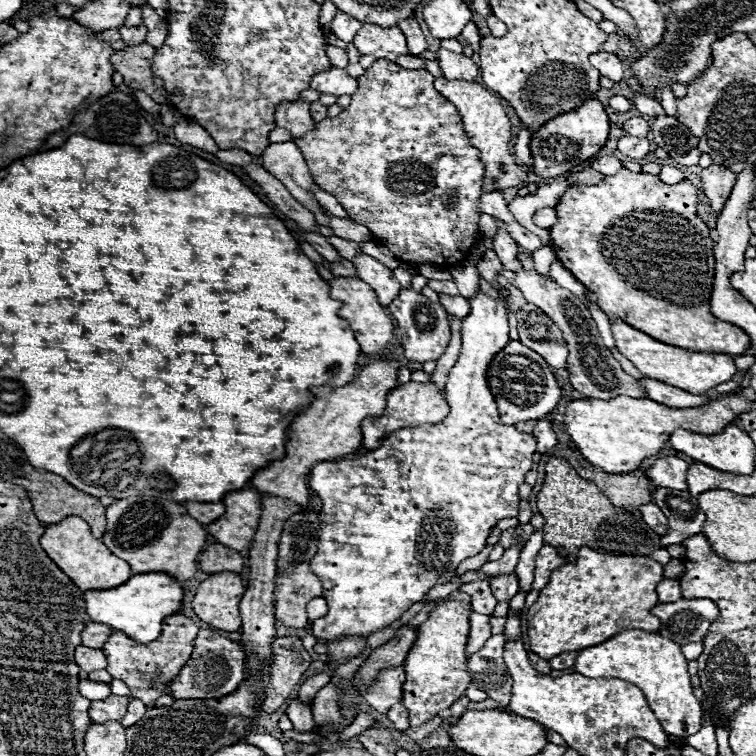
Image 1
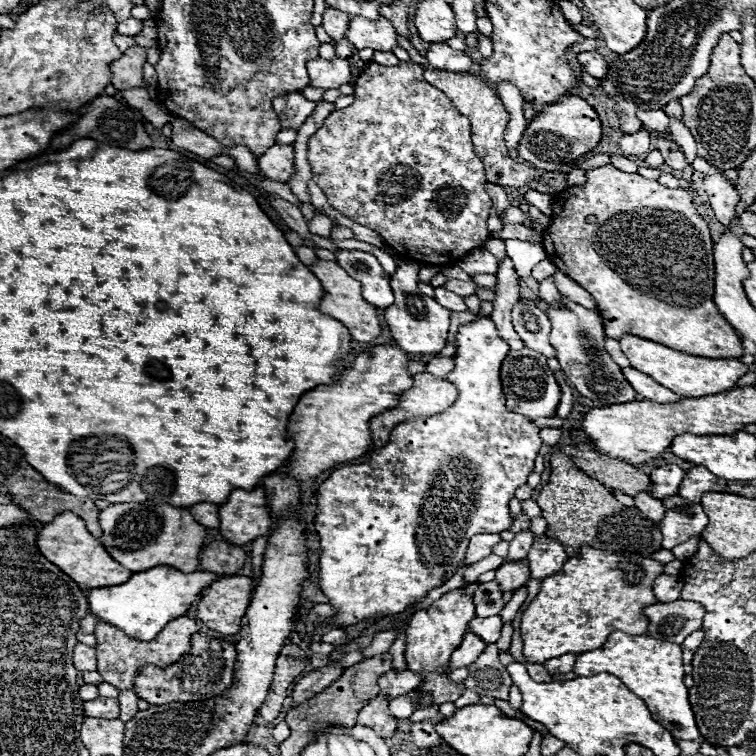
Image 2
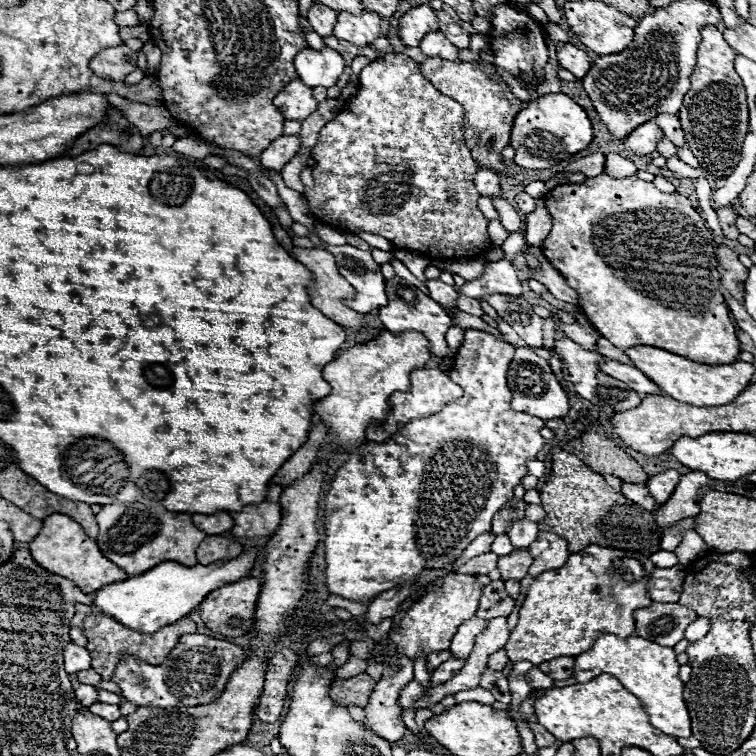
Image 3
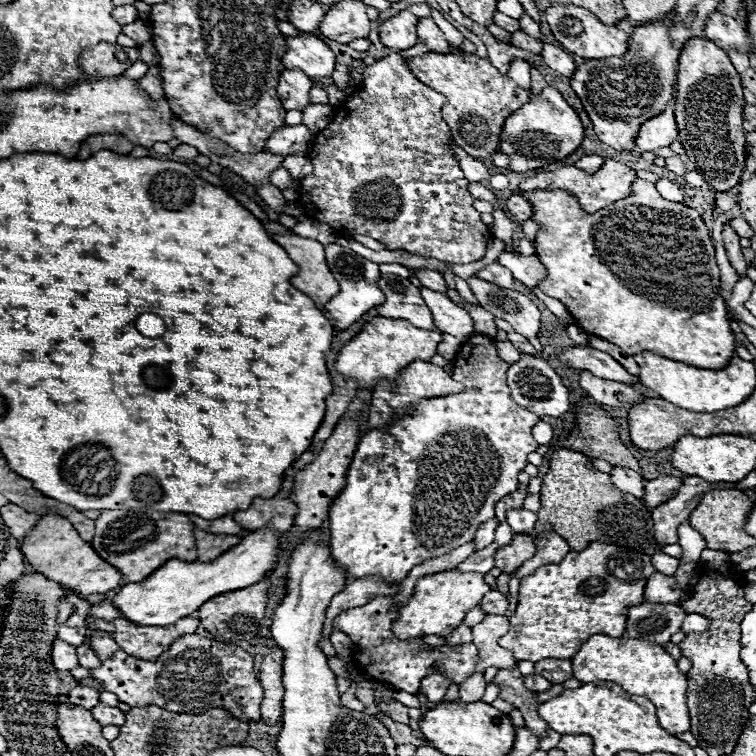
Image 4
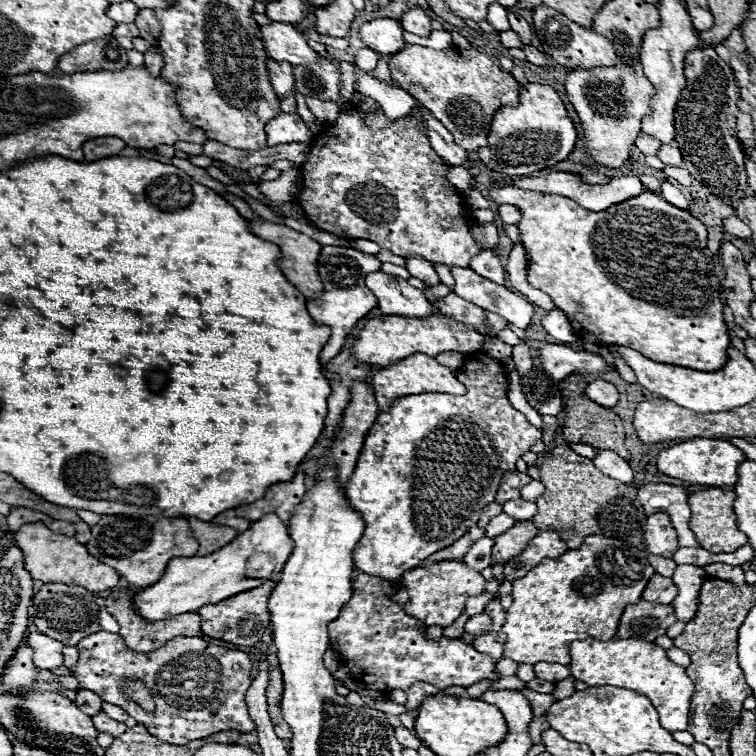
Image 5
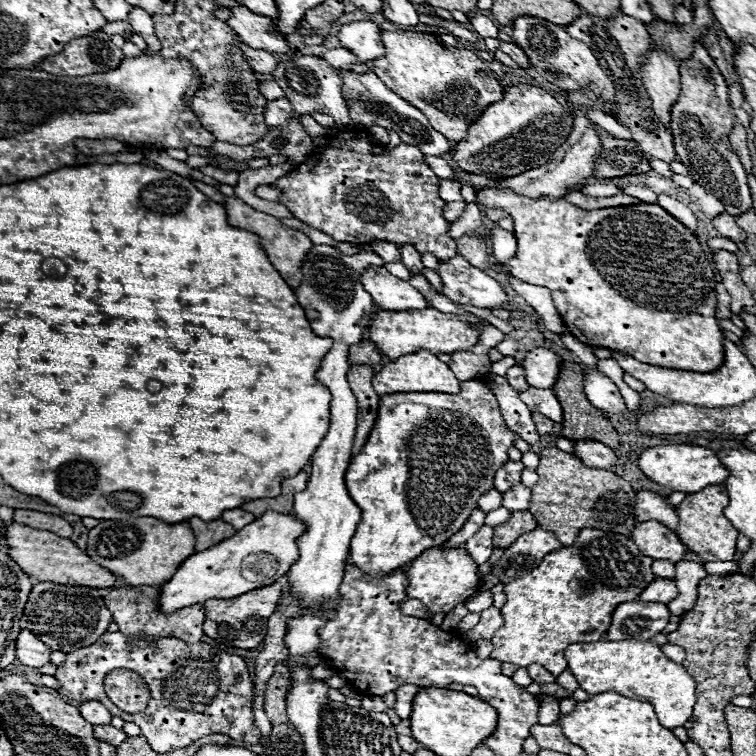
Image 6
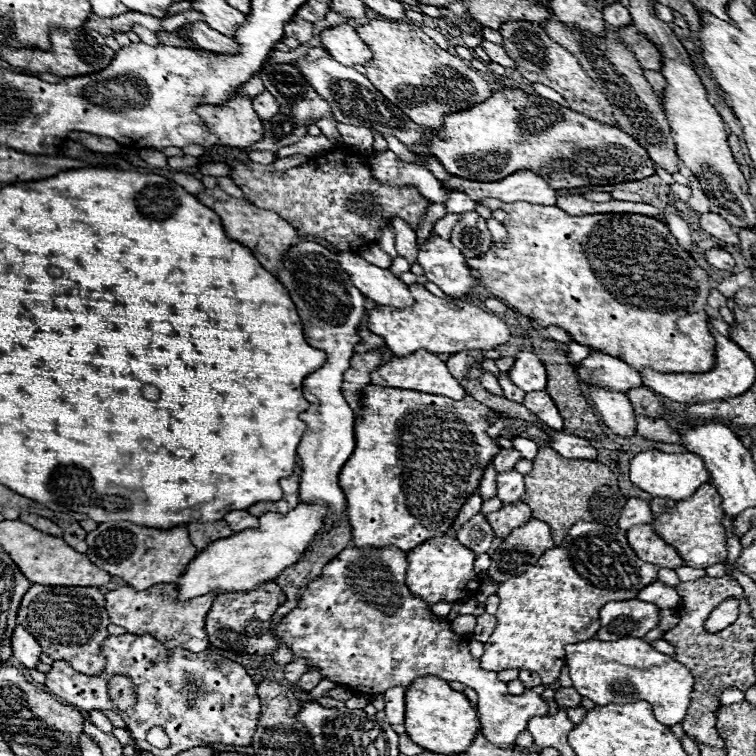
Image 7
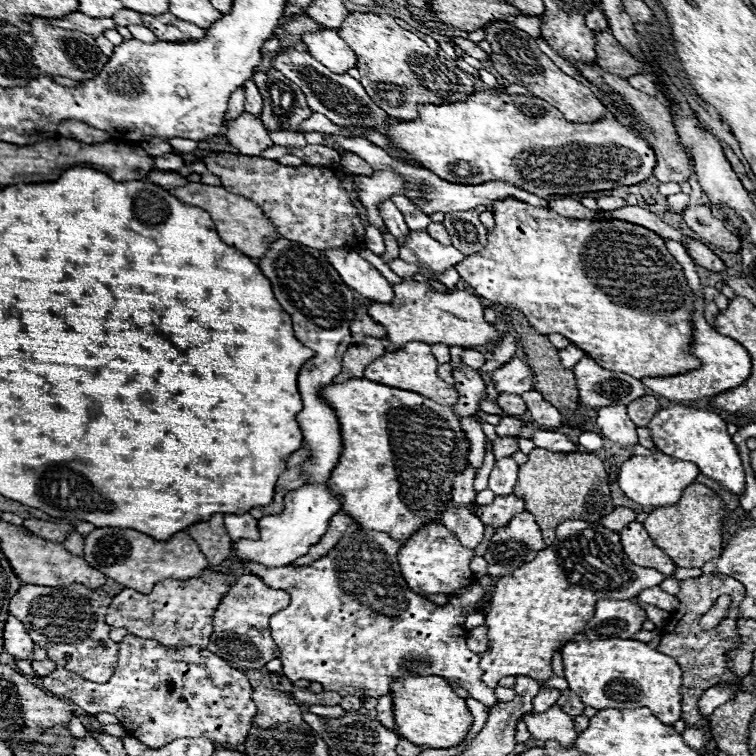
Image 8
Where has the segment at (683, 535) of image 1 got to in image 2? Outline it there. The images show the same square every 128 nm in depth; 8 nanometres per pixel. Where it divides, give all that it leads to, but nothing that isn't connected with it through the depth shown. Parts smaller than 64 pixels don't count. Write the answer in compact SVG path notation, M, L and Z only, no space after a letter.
M668 496L662 504L666 506L666 518L660 524L664 550L672 550L682 542L700 536L708 524L708 516L700 504L688 504L688 500L682 500L680 496Z

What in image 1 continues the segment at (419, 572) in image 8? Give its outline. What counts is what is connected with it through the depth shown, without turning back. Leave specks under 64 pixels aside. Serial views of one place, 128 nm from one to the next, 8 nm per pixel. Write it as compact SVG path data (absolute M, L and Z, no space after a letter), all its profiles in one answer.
M448 600L442 602L426 622L420 624L418 642L412 646L412 652L406 658L406 682L404 682L404 698L402 704L408 710L410 726L422 726L432 720L440 710L448 710L456 700L466 696L466 688L470 684L468 672L468 632L470 632L470 616L472 608L466 602Z

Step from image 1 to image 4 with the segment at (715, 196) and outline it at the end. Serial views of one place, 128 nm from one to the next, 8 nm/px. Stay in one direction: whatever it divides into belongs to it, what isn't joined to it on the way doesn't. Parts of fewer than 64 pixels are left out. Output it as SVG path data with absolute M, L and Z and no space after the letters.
M724 224L724 230L722 230L722 236L724 236L724 246L726 246L726 254L728 254L728 260L730 264L736 268L738 274L746 274L746 262L742 258L742 252L740 252L740 244L738 244L738 234L732 230L730 224Z

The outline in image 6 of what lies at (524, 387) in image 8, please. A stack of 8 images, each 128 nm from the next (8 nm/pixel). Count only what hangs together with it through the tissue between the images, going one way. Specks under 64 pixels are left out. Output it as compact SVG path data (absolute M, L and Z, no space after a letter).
M548 348L530 350L522 360L528 386L552 388L560 374L560 364L562 364L562 356L556 354L554 350Z

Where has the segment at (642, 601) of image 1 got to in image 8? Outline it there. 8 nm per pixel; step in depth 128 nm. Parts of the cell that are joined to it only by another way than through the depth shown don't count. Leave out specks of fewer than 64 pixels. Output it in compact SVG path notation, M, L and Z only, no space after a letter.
M568 520L558 526L556 536L558 536L556 544L540 550L532 562L524 564L512 574L502 576L490 594L492 610L486 614L490 642L488 642L488 650L480 660L480 668L484 670L482 680L488 686L498 686L498 680L502 676L520 676L520 674L546 682L552 676L554 652L566 642L576 640L584 632L588 620L594 616L594 606L598 600L636 598L642 590L658 586L666 578L654 568L642 568L630 562L628 556L624 554L620 536L600 524Z

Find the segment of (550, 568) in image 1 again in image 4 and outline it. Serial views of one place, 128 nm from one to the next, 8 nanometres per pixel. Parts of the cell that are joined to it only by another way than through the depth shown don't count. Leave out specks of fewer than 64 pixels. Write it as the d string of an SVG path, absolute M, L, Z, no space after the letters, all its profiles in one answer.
M554 532L536 534L534 544L536 544L536 554L532 556L532 560L528 560L528 564L520 566L520 572L516 572L516 578L530 576L536 568L546 564L560 564L564 556L570 552L568 542L562 536L556 536Z

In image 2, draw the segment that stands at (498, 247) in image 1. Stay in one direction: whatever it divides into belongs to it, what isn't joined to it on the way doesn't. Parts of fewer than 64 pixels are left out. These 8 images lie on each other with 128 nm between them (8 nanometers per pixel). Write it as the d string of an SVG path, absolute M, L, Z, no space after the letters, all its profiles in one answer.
M504 256L502 260L504 262L500 262L498 272L496 272L498 286L496 286L494 298L494 312L490 316L496 322L500 336L510 344L510 348L520 350L520 348L524 348L524 344L518 338L518 334L512 326L512 316L510 316L514 305L519 301L518 280L520 278L518 278L518 272L516 272L510 256Z

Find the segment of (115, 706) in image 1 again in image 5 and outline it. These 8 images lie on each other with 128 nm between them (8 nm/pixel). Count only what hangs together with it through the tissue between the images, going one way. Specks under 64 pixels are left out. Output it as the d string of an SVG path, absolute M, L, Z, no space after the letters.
M98 712L96 716L92 716L92 722L94 722L94 726L98 728L98 732L112 734L114 738L120 736L120 734L124 734L126 728L128 728L124 722L116 722L116 720L112 720L106 712Z

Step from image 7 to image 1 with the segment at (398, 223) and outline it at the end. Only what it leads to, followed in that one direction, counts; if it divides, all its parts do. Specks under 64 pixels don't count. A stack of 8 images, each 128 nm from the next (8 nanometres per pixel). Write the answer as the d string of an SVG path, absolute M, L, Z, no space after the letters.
M442 294L440 296L440 304L446 308L448 314L452 314L456 318L464 318L470 312L470 302L464 296L448 296L448 294Z

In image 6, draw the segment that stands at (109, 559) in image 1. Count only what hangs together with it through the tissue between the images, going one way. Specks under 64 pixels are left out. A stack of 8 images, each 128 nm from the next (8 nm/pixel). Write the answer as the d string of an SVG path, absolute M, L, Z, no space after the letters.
M8 524L6 528L8 546L12 560L32 578L40 582L56 582L70 586L90 586L90 588L112 588L116 576L96 564L84 550L80 550L72 540L60 538L48 530L34 530L24 524Z

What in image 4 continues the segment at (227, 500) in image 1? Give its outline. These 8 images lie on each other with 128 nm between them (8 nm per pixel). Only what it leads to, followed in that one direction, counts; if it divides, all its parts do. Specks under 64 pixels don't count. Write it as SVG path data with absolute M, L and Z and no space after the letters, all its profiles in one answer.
M286 478L282 482L280 492L274 498L256 498L248 510L234 512L234 520L248 532L260 530L270 526L272 530L286 532L294 524L294 514L296 506L292 500L288 500L288 492L292 488L292 478Z

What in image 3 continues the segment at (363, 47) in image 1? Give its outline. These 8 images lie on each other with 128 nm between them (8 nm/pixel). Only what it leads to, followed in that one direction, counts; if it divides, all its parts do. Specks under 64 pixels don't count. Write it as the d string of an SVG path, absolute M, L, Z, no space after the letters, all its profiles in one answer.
M368 10L362 12L360 16L352 16L350 12L338 12L334 36L340 40L348 40L356 46L368 46L382 36L380 16Z

